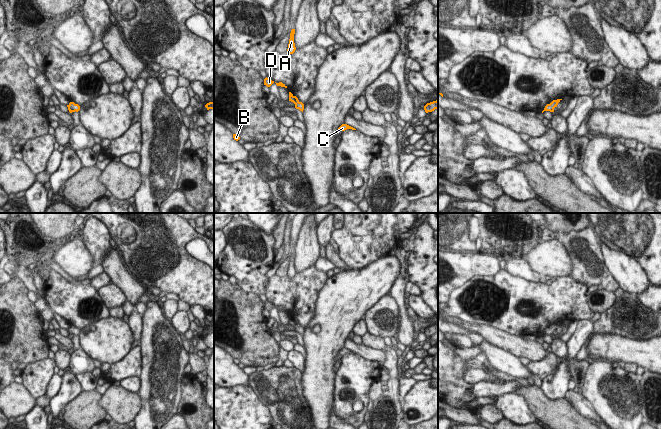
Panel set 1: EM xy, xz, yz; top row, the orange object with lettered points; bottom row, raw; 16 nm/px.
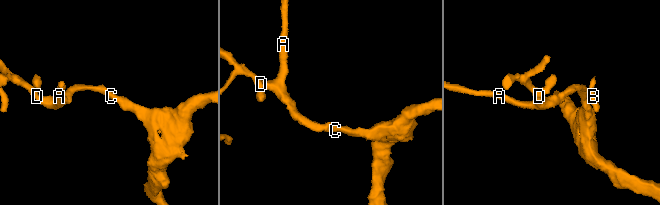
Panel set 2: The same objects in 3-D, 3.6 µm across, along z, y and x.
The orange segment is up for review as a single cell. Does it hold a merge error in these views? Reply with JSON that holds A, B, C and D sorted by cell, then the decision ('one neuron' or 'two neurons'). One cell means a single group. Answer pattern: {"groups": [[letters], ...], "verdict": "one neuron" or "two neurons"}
{"groups": [["A", "B", "C", "D"]], "verdict": "one neuron"}

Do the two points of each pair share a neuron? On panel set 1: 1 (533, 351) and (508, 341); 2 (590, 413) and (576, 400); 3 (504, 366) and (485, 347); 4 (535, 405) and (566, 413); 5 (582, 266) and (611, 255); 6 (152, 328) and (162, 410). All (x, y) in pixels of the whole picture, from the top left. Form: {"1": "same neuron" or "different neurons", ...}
{"1": "same neuron", "2": "same neuron", "3": "same neuron", "4": "same neuron", "5": "different neurons", "6": "same neuron"}

